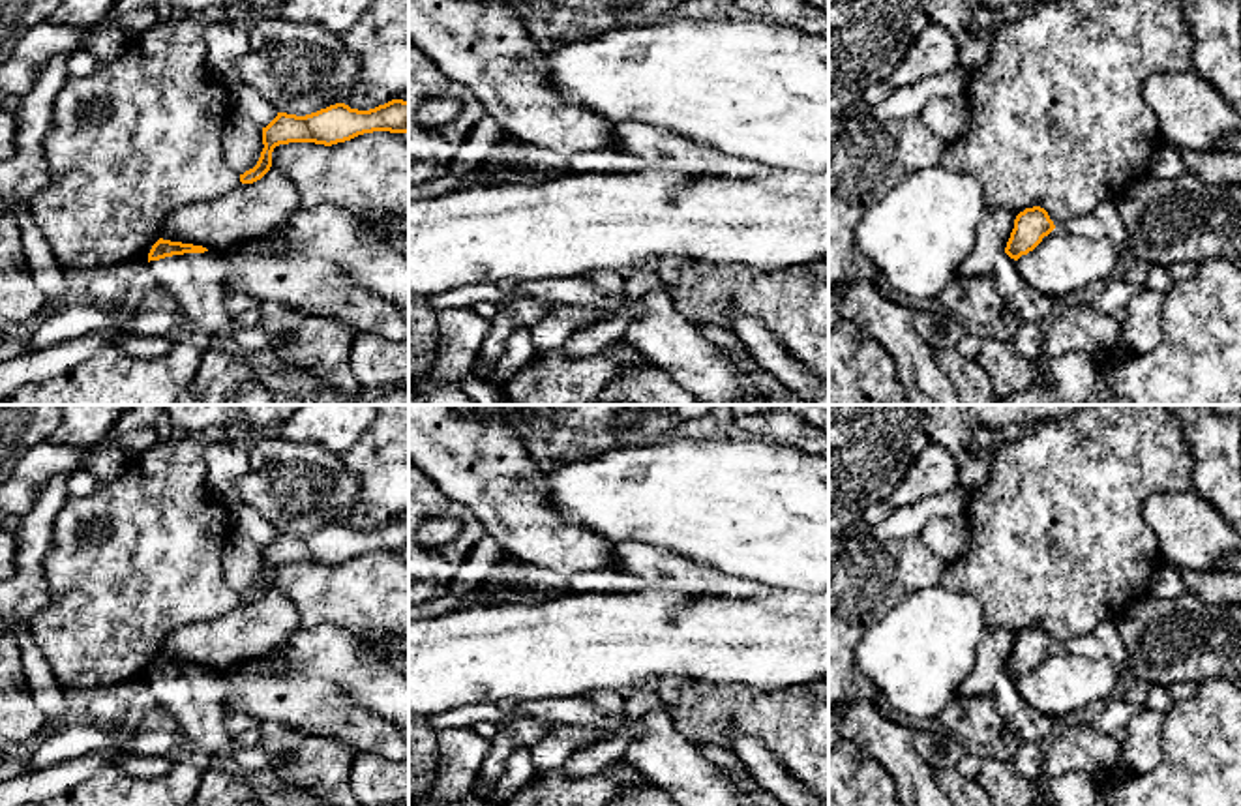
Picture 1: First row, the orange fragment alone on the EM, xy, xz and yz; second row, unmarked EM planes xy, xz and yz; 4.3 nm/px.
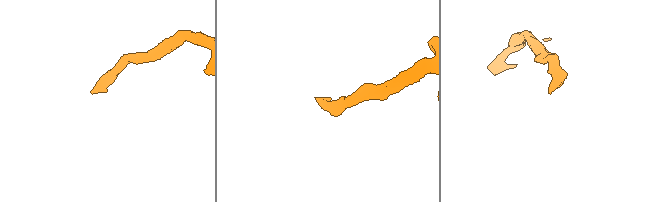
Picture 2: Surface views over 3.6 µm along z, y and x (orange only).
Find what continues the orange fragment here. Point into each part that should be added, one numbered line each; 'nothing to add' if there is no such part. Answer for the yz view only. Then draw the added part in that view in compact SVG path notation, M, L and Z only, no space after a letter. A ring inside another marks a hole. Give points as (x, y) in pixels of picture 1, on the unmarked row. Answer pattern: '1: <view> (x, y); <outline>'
1: yz (1005, 696); M1001 671L992 688L992 699L1003 722L1010 720L1018 710L1029 710L1024 697L1016 690L1016 680Z

